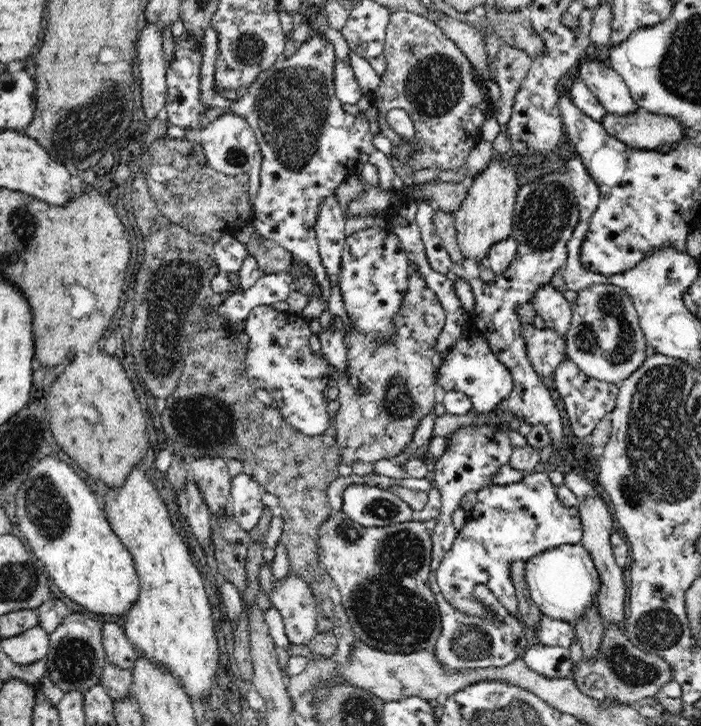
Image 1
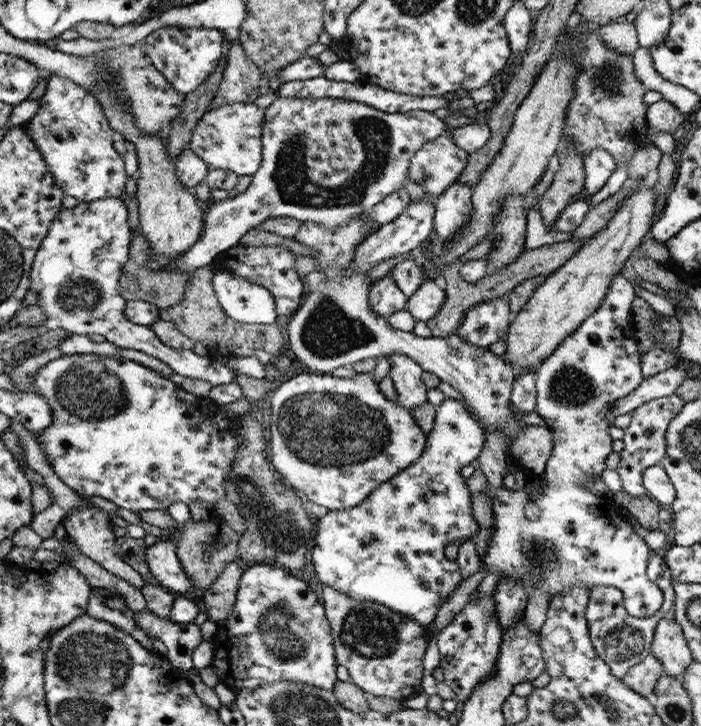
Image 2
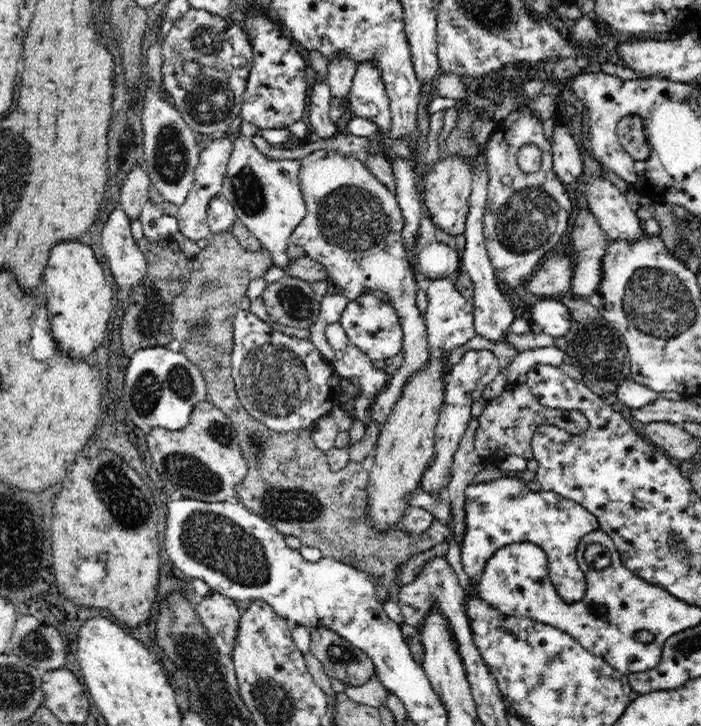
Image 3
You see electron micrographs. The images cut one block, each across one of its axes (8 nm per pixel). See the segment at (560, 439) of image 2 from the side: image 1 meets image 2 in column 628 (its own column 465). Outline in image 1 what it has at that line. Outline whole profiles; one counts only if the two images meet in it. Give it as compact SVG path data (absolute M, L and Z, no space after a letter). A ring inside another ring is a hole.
M458 278L452 284L456 295L460 297L460 303L464 307L466 323L462 324L465 332L460 334L460 338L446 350L444 362L440 364L438 370L437 385L445 391L456 390L468 395L472 402L473 411L478 414L492 413L498 408L502 400L506 400L509 392L513 389L513 378L511 372L502 364L496 355L490 350L487 340L476 331L473 324L474 295L471 286L463 278ZM546 471L537 473L534 477L520 476L516 484L490 485L480 488L477 492L477 502L474 508L467 513L467 521L458 531L450 550L444 554L441 565L437 570L437 584L440 593L448 604L456 611L469 615L471 618L498 620L491 615L488 604L482 604L479 599L479 589L487 587L496 596L496 599L505 607L505 610L515 618L519 618L518 598L516 589L510 578L510 563L525 562L531 556L562 546L563 544L578 544L583 535L583 526L580 511L577 506L568 508L558 500L557 487L550 481Z

